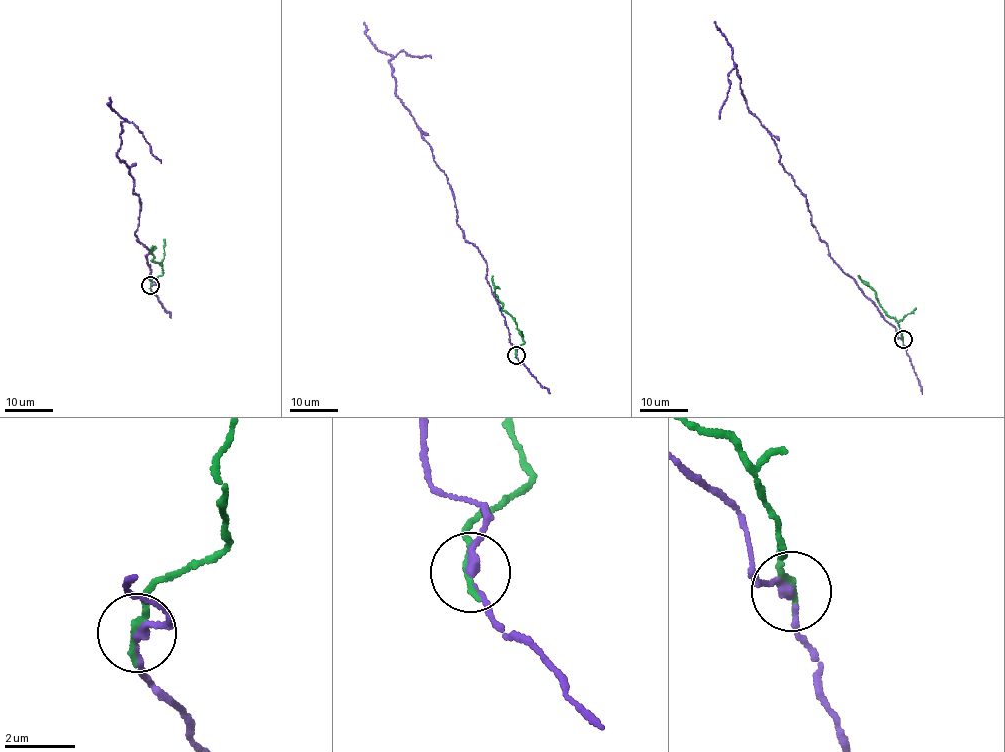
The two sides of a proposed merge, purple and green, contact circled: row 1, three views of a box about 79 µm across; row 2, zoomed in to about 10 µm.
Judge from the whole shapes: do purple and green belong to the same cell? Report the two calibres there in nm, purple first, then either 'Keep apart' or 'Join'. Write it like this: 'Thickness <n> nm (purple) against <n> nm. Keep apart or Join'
Thickness 200 nm (purple) against 220 nm. Keep apart

